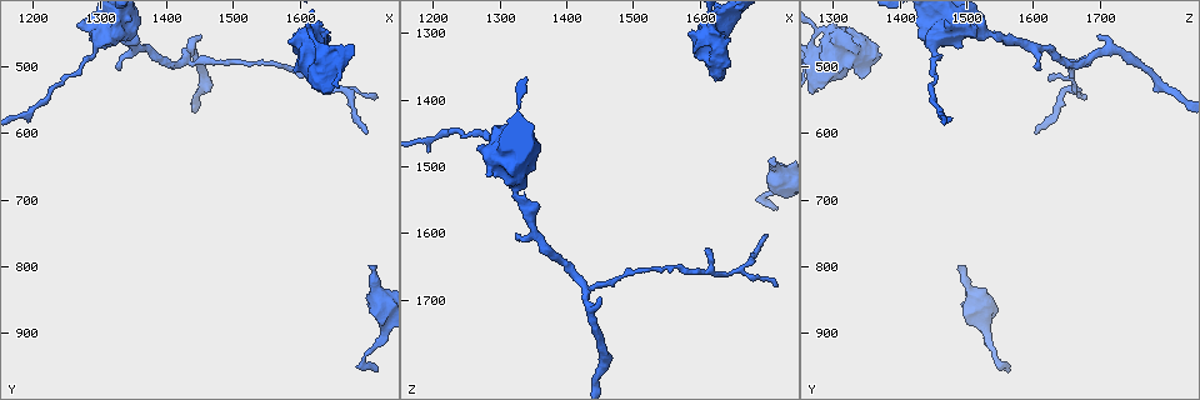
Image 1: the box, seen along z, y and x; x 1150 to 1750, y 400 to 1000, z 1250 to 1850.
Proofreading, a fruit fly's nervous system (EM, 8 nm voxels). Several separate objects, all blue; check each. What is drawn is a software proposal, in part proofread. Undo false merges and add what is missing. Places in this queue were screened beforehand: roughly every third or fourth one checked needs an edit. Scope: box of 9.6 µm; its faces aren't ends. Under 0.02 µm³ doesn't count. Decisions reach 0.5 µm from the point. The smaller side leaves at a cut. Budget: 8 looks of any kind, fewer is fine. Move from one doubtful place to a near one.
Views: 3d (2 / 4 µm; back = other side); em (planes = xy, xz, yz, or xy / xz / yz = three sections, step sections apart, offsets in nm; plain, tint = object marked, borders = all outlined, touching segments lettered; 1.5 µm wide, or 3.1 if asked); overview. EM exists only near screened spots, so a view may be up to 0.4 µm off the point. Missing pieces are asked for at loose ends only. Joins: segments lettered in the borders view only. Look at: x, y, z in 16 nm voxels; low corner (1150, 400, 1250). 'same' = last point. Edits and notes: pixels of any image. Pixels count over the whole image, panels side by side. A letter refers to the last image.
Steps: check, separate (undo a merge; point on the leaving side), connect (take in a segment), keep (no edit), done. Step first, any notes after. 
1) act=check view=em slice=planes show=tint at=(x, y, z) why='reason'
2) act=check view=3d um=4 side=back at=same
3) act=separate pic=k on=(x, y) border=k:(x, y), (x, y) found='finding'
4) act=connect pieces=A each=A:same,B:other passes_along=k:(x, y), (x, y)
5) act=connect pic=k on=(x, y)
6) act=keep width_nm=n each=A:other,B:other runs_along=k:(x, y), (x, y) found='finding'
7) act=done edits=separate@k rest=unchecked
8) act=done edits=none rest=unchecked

act=check view=3d um=2 at=(1610, 520, 1625) why='tapers out'

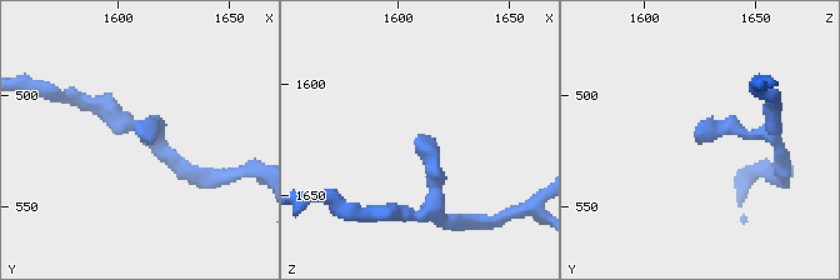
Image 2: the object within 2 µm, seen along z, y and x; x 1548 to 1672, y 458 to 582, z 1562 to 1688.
act=check view=em slice=planes show=tint at=(1611, 519, 1623)

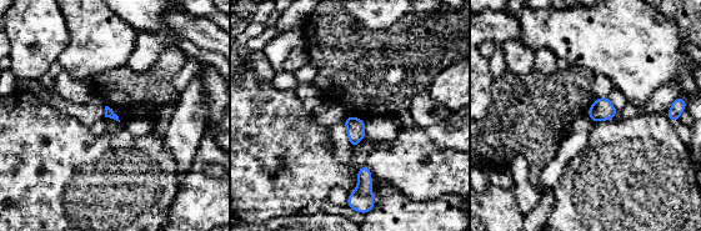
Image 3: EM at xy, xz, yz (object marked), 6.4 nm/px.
act=check view=em slice=planes show=borders at=same

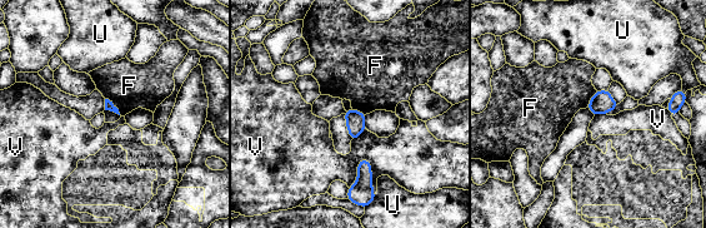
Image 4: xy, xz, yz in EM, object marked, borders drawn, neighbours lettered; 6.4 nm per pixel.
act=keep each=F:other,U:other,V:other found='no lettered segment goes on from it'

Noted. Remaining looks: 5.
act=check view=em slice=xy step=8 show=tint at=(1325, 450, 1545) why='thin neck'

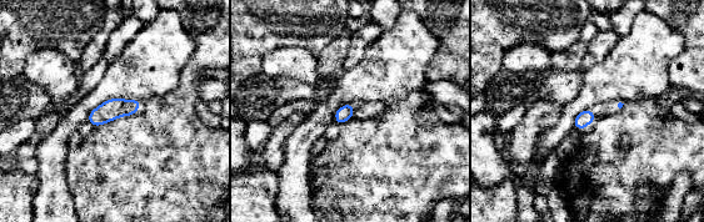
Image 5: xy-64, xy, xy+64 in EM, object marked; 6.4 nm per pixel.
act=check view=em slice=planes show=borders at=same

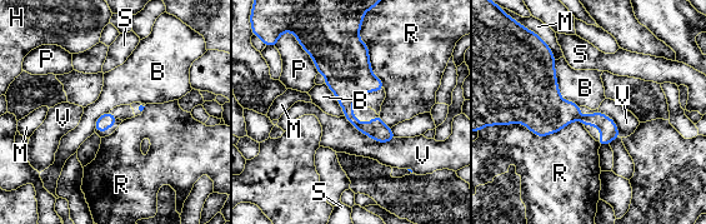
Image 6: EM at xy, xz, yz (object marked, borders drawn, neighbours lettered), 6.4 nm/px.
act=keep each=B:other,H:other,M:other,P:other,R:other,S:other,V:other border=6:(344, 115), (379, 142), (395, 138) found='all the same neuron'

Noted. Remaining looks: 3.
act=check view=3d um=4 side=back at=(1700, 795, 1490) why='free end'

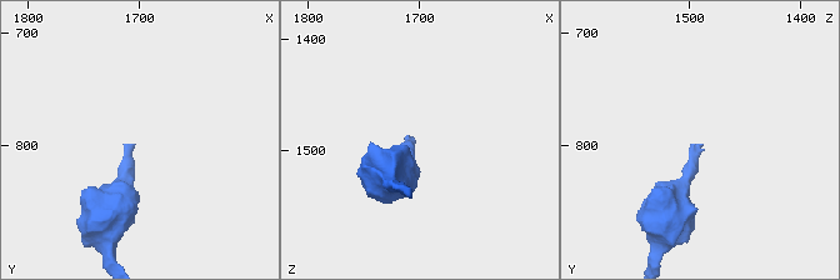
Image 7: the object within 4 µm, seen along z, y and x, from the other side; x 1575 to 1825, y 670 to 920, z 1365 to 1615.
act=check view=em slice=planes show=plain at=(1706, 798, 1492)

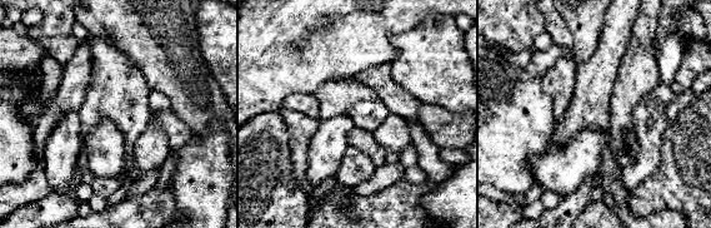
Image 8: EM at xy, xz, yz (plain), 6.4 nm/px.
act=check view=em slice=planes show=borders at=same

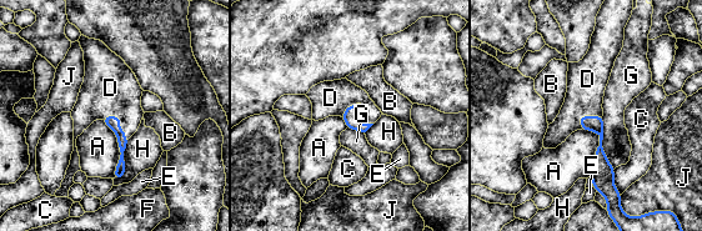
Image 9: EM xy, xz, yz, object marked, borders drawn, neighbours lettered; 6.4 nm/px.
act=connect pieces=D each=A:other,B:other,C:other,D:same,E:other,F:other,G:other,H:other,J:other passes_along=9:(351, 114), (366, 109), (330, 98) found='it goes on there'

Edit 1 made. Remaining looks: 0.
act=done edits=connect@9 rest=unchecked

